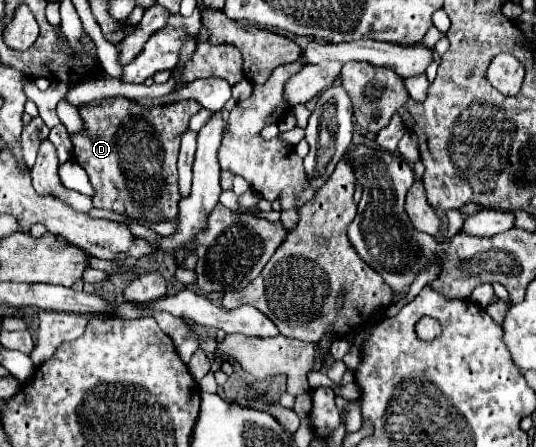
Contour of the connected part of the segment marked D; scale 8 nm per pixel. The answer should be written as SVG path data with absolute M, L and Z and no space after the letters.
M106 98L98 108L80 108L84 132L72 136L72 154L94 186L94 208L106 208L148 222L174 218L180 202L176 188L180 136L188 130L188 122L198 110L200 104L194 100L166 108L138 108L128 98Z

